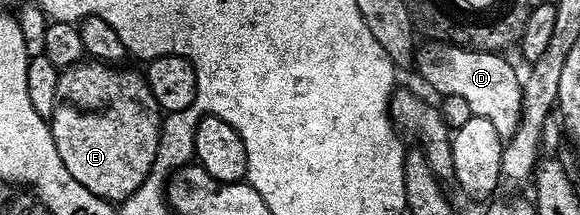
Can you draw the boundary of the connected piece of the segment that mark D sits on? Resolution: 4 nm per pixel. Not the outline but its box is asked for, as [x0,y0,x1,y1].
[416,40,523,139]

